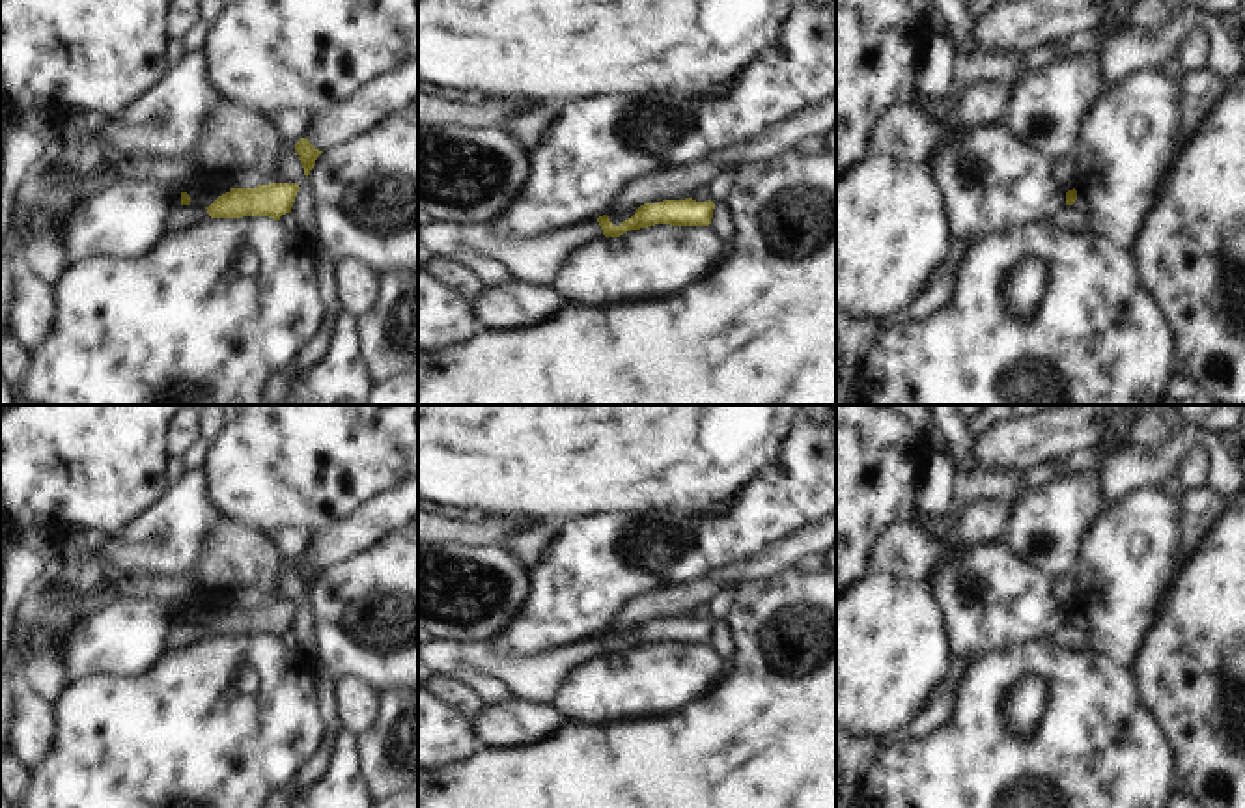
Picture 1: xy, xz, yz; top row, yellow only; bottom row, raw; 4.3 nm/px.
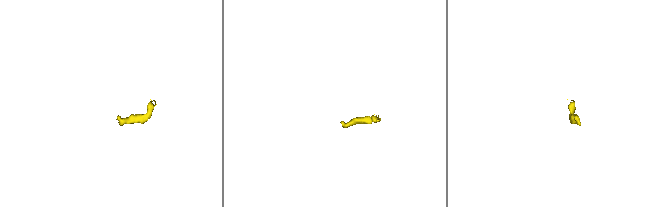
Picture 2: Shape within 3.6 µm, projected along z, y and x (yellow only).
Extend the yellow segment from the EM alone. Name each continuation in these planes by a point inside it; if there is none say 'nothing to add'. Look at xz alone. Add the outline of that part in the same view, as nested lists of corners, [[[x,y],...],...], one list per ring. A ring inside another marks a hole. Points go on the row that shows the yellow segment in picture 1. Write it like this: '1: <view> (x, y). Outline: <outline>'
1: xz (529, 258). Outline: [[[597,220],[538,235],[517,235],[491,222],[469,222],[461,228],[461,243],[469,252],[500,261],[511,278],[553,286],[562,259],[577,246],[603,237]]]

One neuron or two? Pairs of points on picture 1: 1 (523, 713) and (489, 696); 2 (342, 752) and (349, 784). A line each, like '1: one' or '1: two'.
1: two
2: one

